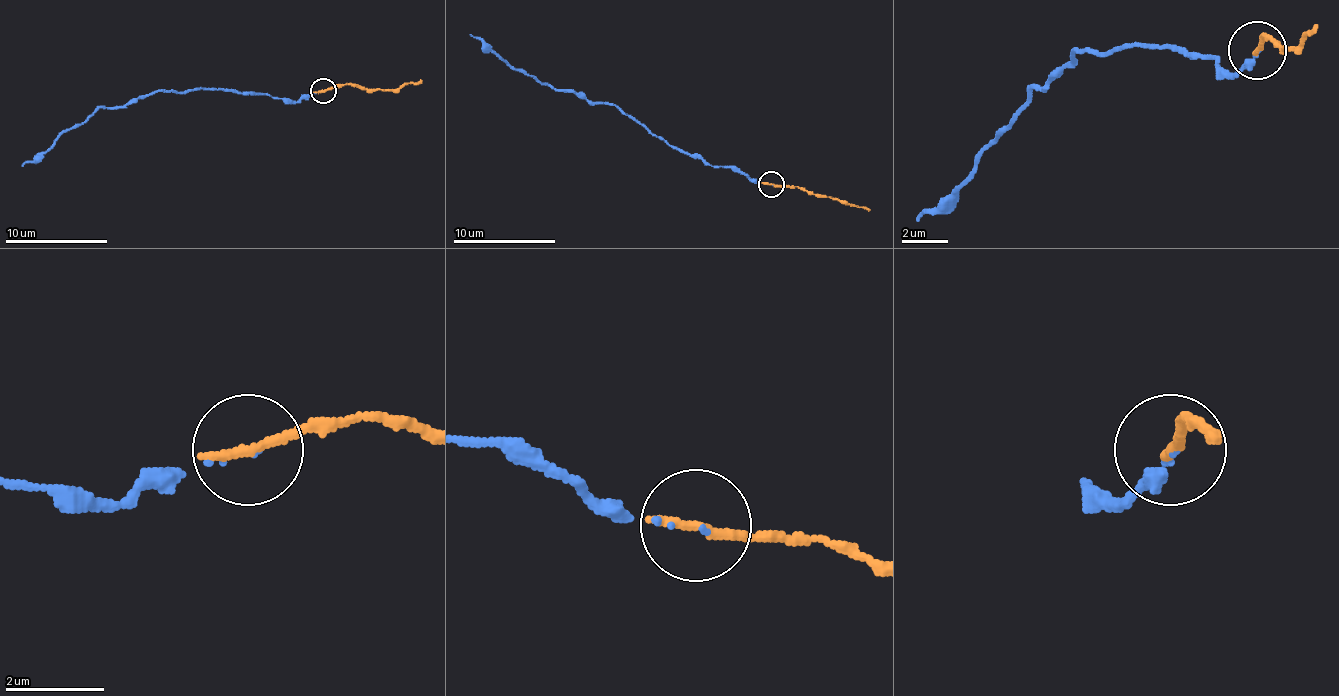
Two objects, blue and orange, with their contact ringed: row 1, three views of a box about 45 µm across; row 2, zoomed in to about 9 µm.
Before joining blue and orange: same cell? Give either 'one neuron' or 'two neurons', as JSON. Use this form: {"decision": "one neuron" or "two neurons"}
{"decision": "one neuron"}

